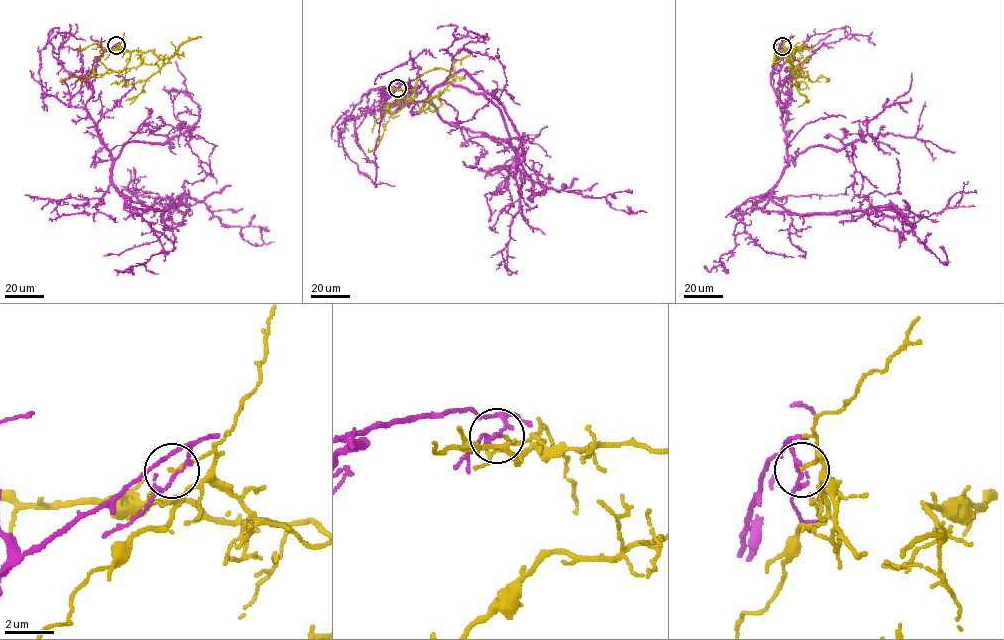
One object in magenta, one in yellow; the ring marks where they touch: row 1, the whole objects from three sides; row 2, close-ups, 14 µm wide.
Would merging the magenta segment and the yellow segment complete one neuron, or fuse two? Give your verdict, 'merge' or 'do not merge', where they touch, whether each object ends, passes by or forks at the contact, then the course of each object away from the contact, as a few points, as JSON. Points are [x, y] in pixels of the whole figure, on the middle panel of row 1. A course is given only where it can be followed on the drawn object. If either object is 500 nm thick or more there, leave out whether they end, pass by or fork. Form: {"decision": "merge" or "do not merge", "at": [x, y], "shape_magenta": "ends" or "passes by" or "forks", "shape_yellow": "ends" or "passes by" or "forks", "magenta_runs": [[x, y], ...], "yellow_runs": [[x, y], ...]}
{"decision": "do not merge", "at": [397, 88], "shape_magenta": "forks", "shape_yellow": "ends", "magenta_runs": [[397, 88], [383, 89], [387, 103], [429, 101], [451, 83], [483, 93], [533, 180], [637, 213], [627, 206]], "yellow_runs": [[397, 88], [413, 89], [417, 79], [430, 70], [454, 70], [444, 91], [424, 101], [424, 110], [405, 100]]}

